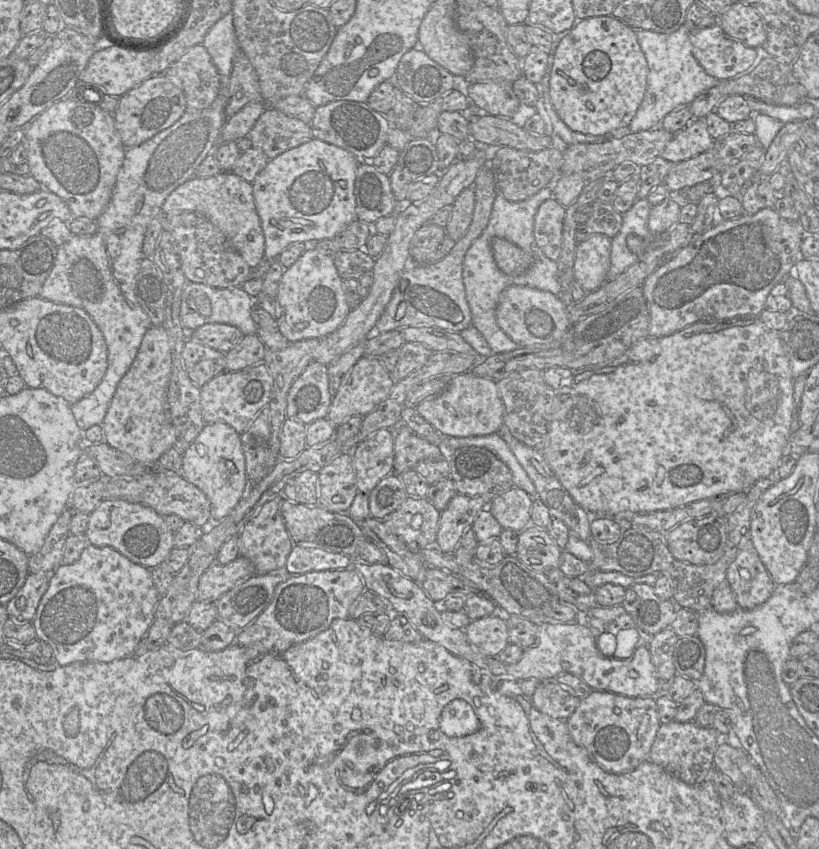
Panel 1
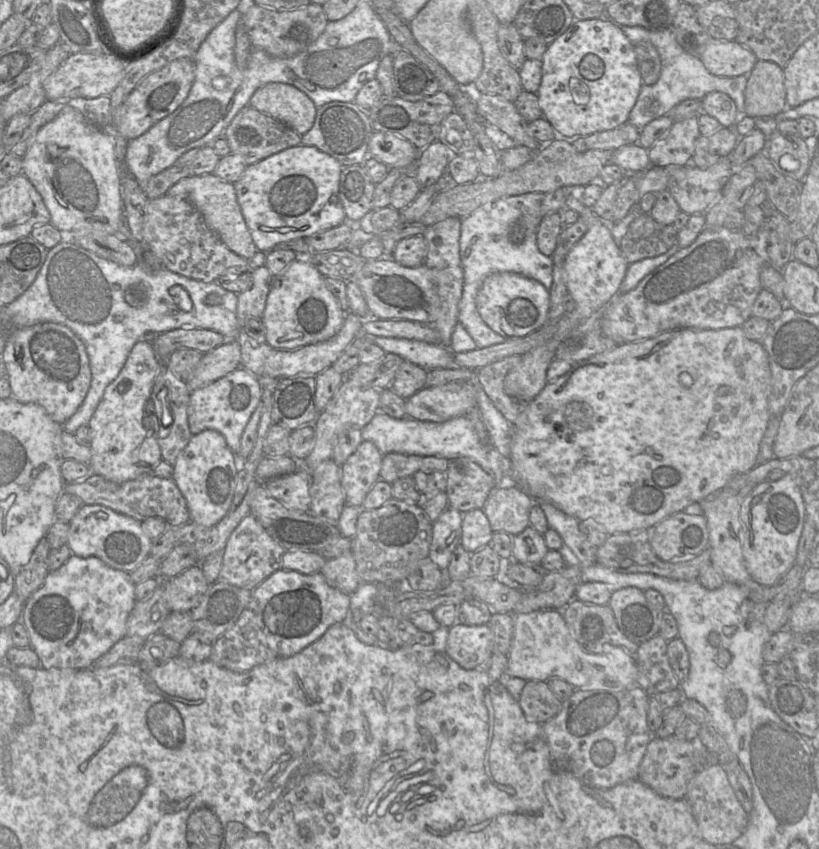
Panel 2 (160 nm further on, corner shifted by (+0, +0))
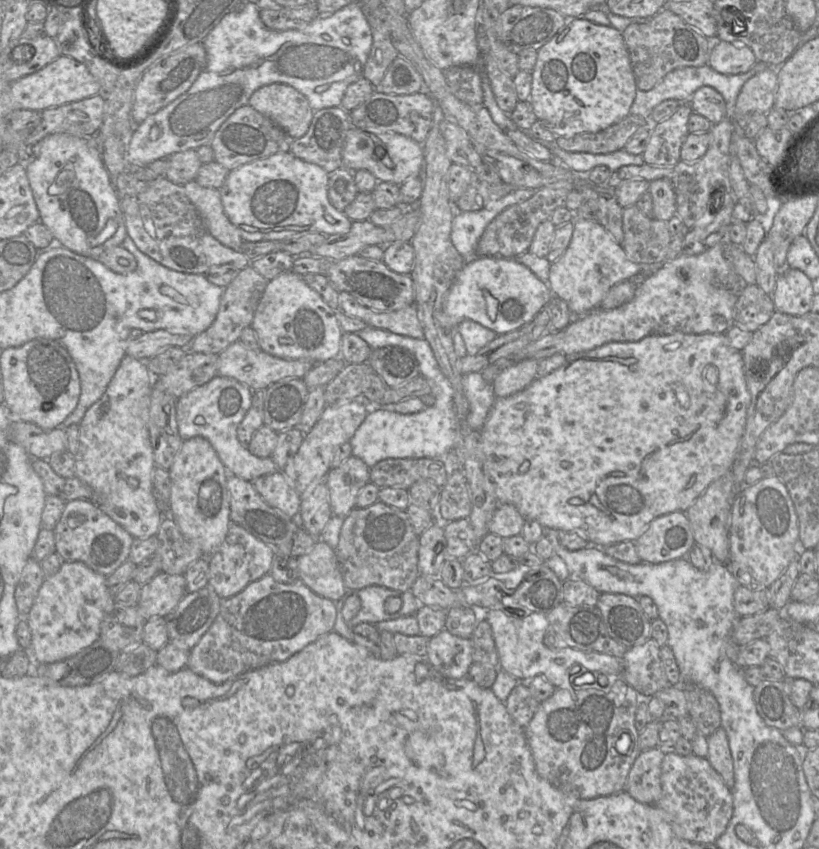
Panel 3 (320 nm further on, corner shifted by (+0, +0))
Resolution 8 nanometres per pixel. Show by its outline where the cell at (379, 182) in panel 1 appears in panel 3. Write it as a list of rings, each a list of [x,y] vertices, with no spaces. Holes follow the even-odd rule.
[[[340,167],[328,173],[328,198],[339,211],[343,212],[359,193],[355,184],[354,172]]]

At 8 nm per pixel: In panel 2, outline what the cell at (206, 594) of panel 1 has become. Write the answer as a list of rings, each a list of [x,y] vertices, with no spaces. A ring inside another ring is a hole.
[[[200,565],[192,566],[177,576],[163,580],[162,584],[165,588],[165,599],[171,612],[190,611],[199,604],[202,596],[210,586]]]

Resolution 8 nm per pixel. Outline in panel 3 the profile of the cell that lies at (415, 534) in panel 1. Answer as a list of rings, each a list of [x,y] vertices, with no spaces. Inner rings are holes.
[[[383,502],[366,508],[354,508],[345,518],[335,549],[340,571],[347,590],[368,586],[383,586],[392,590],[411,590],[419,576],[419,536],[406,510]]]

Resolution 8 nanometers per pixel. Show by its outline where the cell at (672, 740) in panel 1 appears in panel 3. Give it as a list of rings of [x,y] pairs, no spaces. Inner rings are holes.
[[[654,747],[651,749],[643,750],[634,761],[629,771],[624,790],[636,801],[644,804],[655,804],[656,801],[660,798],[662,792],[661,765],[667,750],[673,750],[673,749],[661,749],[659,747]]]

